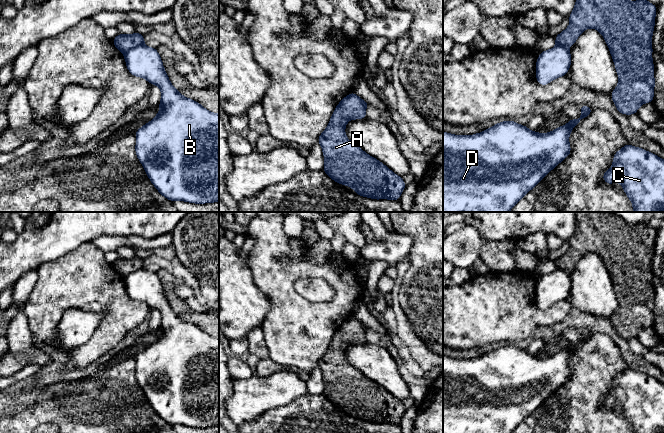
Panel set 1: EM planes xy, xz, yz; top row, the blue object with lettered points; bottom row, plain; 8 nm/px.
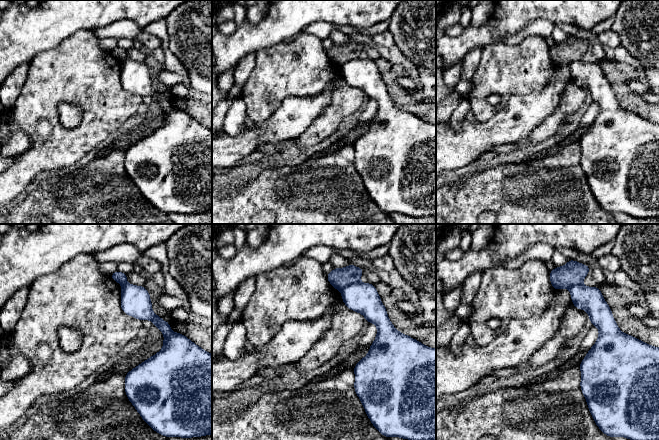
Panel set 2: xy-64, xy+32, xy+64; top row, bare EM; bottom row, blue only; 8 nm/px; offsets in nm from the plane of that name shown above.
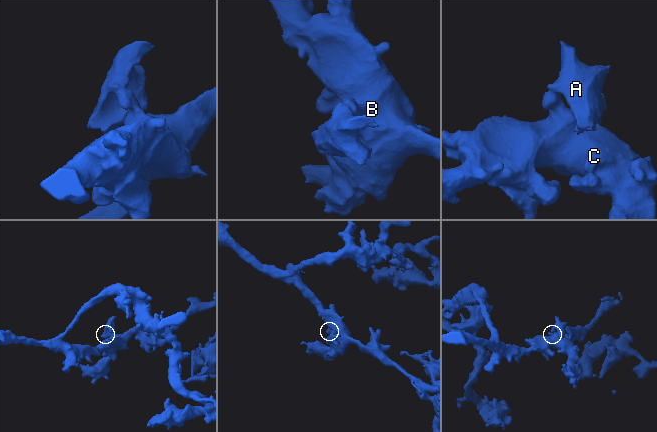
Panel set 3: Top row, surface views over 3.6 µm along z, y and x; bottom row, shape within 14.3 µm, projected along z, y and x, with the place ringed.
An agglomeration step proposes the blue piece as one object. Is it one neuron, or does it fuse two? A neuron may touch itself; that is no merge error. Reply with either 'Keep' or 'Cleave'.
Cleave

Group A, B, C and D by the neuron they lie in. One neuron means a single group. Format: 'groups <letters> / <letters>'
groups A / B C D

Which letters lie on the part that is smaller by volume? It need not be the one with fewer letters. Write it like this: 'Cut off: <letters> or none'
Cut off: A

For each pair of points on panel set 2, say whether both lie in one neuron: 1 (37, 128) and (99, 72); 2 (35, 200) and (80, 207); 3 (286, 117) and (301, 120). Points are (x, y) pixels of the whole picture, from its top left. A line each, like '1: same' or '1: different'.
1: same
2: same
3: same

